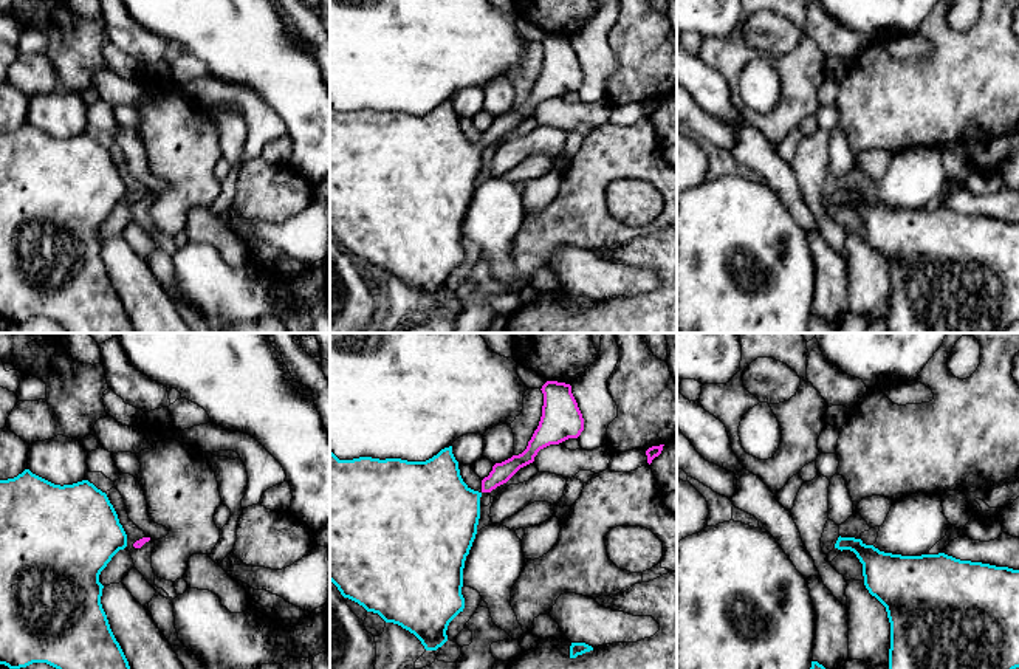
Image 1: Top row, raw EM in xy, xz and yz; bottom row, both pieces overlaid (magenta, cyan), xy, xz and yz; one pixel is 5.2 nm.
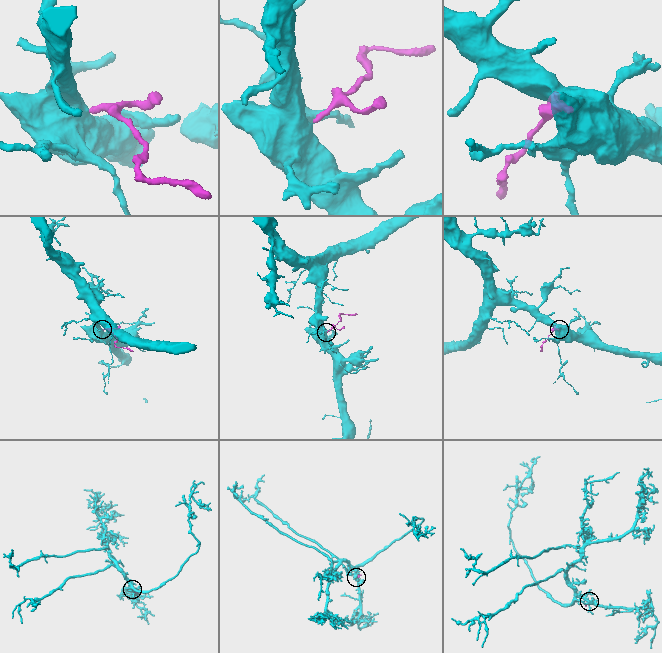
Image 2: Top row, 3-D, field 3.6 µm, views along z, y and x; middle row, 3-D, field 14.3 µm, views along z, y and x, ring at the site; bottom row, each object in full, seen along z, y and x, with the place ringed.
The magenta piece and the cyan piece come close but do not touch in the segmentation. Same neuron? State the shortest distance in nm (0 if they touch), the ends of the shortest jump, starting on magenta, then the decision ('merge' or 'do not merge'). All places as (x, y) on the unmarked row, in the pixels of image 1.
0 nm | merge

